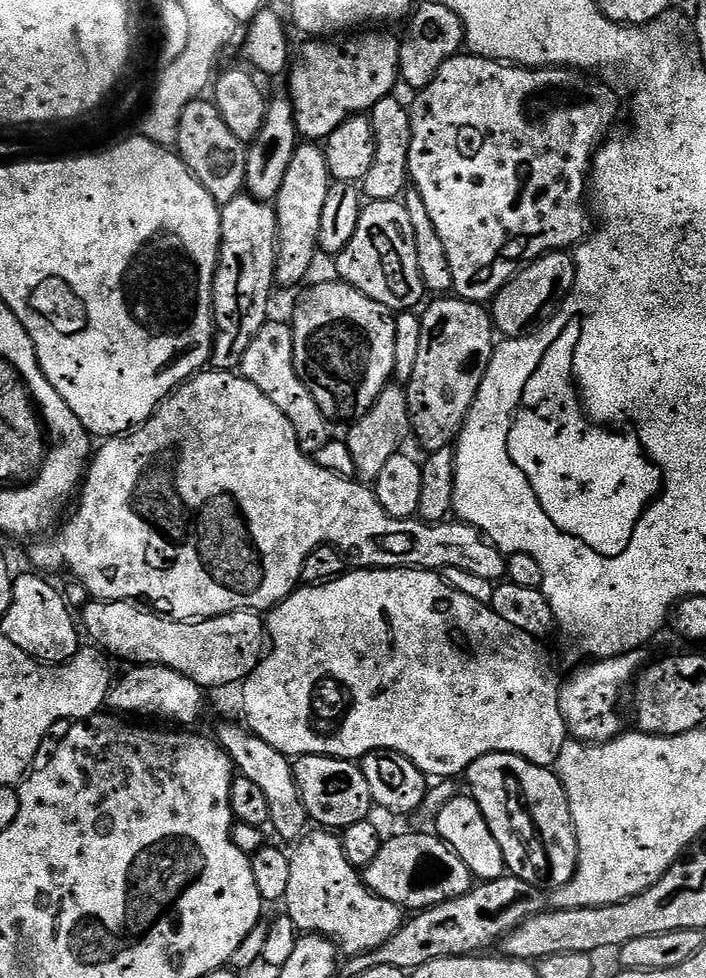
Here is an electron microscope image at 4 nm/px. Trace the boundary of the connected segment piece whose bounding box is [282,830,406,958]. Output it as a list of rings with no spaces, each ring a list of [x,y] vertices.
[[[309,831],[295,848],[296,853],[293,851],[290,856],[290,883],[282,907],[301,933],[327,936],[343,955],[345,952],[345,957],[351,958],[373,952],[402,927],[405,909],[386,902],[386,898],[376,896],[364,885],[363,875],[346,862],[335,831]]]

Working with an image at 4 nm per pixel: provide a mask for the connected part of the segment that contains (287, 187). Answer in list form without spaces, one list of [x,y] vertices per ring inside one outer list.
[[[316,142],[301,143],[290,162],[290,170],[286,170],[286,182],[282,182],[282,190],[274,201],[280,235],[280,243],[276,246],[276,284],[279,287],[302,283],[318,257],[318,230],[329,187],[323,147]]]

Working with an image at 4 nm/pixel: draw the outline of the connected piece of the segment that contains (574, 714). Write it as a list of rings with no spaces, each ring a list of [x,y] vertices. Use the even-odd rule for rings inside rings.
[[[631,655],[614,656],[611,660],[588,662],[569,680],[560,685],[560,709],[568,727],[568,735],[581,744],[605,744],[615,736],[621,735],[620,716],[616,713],[616,699],[620,696],[620,687],[632,676]]]

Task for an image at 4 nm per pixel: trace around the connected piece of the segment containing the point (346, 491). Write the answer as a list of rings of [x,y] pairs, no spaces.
[[[205,370],[197,372],[191,380],[180,385],[175,392],[171,392],[158,407],[156,412],[148,421],[141,424],[138,428],[133,428],[131,432],[123,436],[113,436],[105,439],[104,444],[95,449],[94,455],[91,457],[90,463],[84,473],[84,479],[78,489],[78,503],[75,505],[76,513],[72,517],[67,517],[66,523],[59,529],[60,536],[53,538],[49,544],[36,544],[32,548],[32,560],[37,564],[35,567],[52,568],[55,564],[65,564],[71,574],[77,581],[84,584],[89,597],[97,600],[131,600],[133,602],[148,602],[144,600],[153,600],[156,604],[165,604],[169,608],[171,615],[177,620],[187,620],[189,622],[197,618],[211,618],[213,616],[224,616],[227,612],[247,612],[249,610],[271,610],[276,605],[281,604],[291,592],[296,591],[300,584],[300,571],[302,570],[302,562],[306,562],[306,554],[310,554],[310,550],[314,550],[323,544],[330,544],[333,548],[340,549],[344,553],[347,563],[353,569],[359,570],[361,568],[427,568],[429,570],[443,570],[446,568],[457,568],[458,570],[466,570],[470,574],[474,574],[474,578],[482,578],[489,582],[500,582],[508,575],[508,556],[500,551],[498,545],[493,542],[484,533],[479,532],[472,524],[465,524],[463,522],[441,522],[439,524],[426,524],[419,518],[411,520],[399,520],[390,514],[386,514],[386,510],[382,510],[382,506],[378,502],[375,491],[371,487],[365,486],[363,483],[357,482],[355,479],[339,476],[330,470],[322,470],[322,466],[318,466],[315,459],[311,455],[305,454],[300,448],[298,438],[294,434],[294,426],[290,422],[290,418],[286,418],[286,414],[282,414],[282,410],[278,410],[278,406],[274,406],[274,402],[270,402],[270,398],[266,398],[266,394],[262,394],[262,390],[258,390],[258,386],[254,386],[249,380],[244,379],[243,376],[237,374],[235,371],[221,372],[219,370]]]

